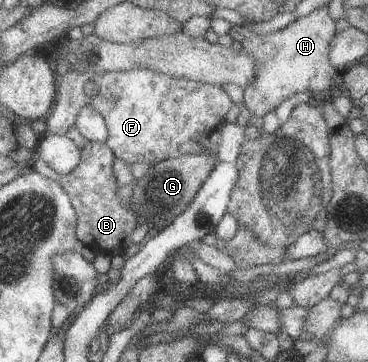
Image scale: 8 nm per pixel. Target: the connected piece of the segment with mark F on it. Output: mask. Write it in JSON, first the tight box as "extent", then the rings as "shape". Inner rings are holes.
{"extent":[46,68,235,165],"shape":[[[134,68],[124,72],[82,72],[72,71],[58,77],[58,101],[53,113],[46,118],[47,133],[67,136],[78,124],[80,113],[85,106],[93,106],[104,115],[109,128],[109,141],[116,158],[134,165],[148,162],[152,165],[187,154],[206,150],[197,139],[203,132],[218,128],[227,121],[229,112],[235,106],[232,97],[222,86],[207,85],[189,78],[176,78],[149,68]]]}

